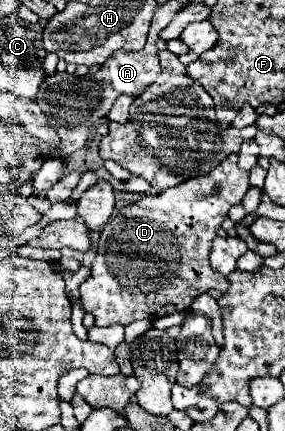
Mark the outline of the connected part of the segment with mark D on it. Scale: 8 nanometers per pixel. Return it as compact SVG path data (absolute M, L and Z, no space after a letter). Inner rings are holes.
M231 154L209 174L195 176L193 180L185 180L185 184L177 184L159 194L145 194L135 204L119 210L119 214L101 230L91 274L81 282L81 304L85 312L95 316L95 326L127 326L129 322L141 318L155 320L159 316L189 310L191 302L211 288L217 288L221 294L227 292L229 280L211 270L209 250L229 208L239 204L247 190L249 174L237 166L237 154Z

